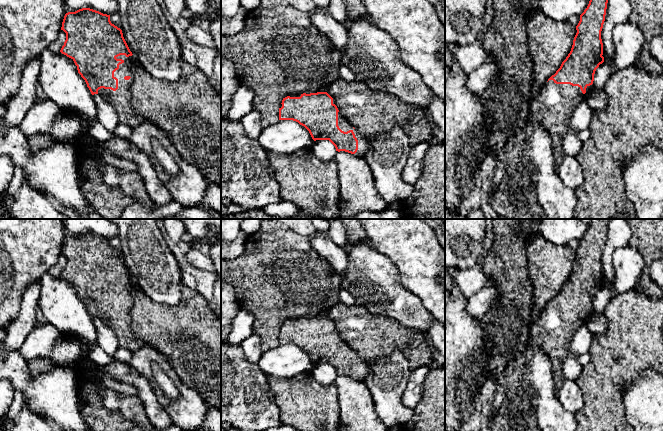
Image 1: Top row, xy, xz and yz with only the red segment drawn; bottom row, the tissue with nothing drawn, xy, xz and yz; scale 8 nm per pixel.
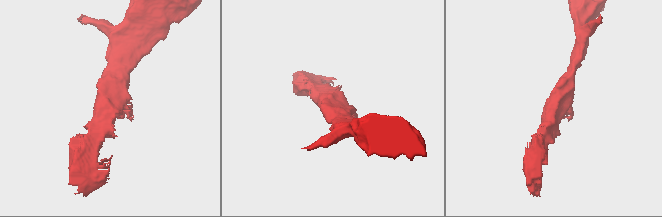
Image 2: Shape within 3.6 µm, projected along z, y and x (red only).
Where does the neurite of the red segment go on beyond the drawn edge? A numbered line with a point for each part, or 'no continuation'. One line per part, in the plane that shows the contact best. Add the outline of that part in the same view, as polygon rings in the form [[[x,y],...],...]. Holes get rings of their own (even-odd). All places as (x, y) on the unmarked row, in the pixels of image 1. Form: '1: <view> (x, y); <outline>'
1: xy (120, 323); [[[120,279],[116,282],[124,285],[119,289],[119,293],[114,296],[114,301],[118,303],[118,313],[113,315],[101,312],[98,314],[98,318],[115,332],[120,347],[134,351],[145,345],[135,335],[131,327],[132,291],[136,284],[133,279],[129,281]]]

